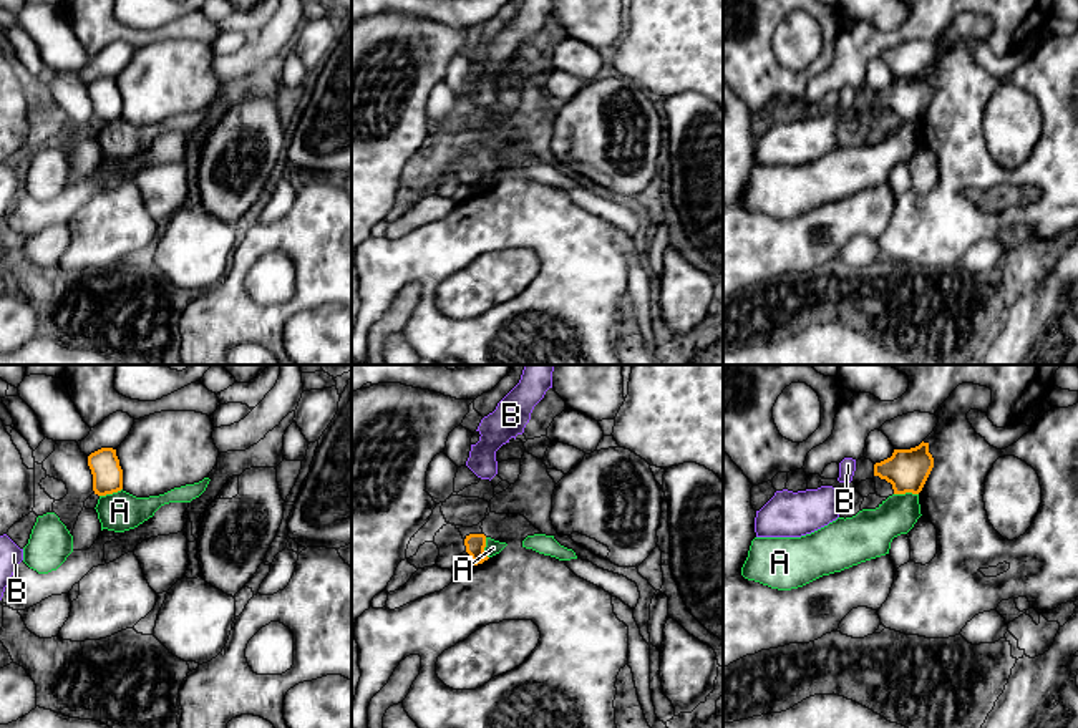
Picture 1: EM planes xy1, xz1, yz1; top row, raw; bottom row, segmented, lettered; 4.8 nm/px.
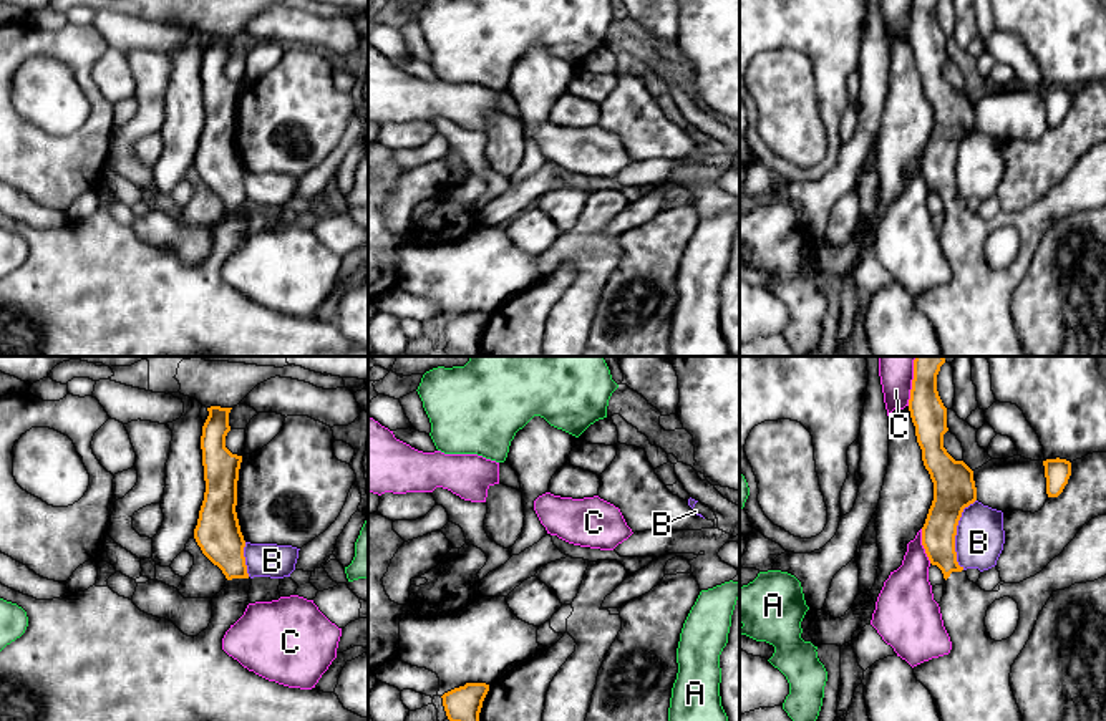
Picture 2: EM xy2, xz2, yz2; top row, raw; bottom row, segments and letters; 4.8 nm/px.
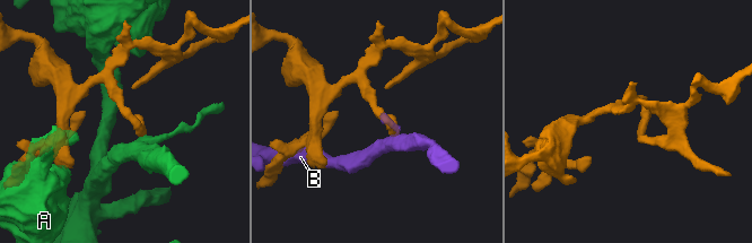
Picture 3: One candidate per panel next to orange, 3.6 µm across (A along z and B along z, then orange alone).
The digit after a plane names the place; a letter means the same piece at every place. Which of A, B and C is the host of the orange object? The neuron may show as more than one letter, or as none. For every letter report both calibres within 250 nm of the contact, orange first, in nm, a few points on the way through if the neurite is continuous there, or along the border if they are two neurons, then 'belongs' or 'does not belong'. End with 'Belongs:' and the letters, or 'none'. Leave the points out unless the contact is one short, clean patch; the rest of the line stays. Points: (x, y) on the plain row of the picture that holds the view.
A: calibres 200 and 200 nm; border yz1 (917, 121), (894, 123); does not belong
B: calibres 200 and 240 nm; does not belong
C: calibres 170 and 140 nm; does not belong
Belongs: none

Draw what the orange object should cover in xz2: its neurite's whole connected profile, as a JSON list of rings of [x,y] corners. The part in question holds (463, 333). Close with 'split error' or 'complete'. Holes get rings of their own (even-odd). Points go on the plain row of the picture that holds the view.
[[[466,312],[444,322],[441,327],[448,348],[468,356],[478,356],[479,341],[488,320],[489,313],[486,312]]]; complete

